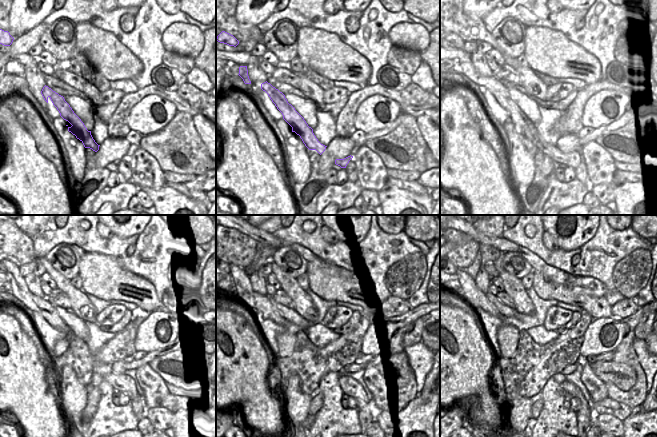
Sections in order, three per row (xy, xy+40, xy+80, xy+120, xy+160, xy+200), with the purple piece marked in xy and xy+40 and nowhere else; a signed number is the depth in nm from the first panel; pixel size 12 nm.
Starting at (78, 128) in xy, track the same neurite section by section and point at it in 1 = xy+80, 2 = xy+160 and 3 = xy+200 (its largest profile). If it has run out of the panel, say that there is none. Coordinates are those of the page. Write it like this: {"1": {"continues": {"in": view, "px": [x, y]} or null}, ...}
{"1": {"continues": {"in": "xy+80", "px": [523, 126]}}, "2": {"continues": {"in": "xy+160", "px": [251, 299]}}, "3": {"continues": {"in": "xy+200", "px": [471, 294]}}}

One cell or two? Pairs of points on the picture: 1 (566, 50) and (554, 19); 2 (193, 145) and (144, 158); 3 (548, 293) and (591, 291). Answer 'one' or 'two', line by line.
1: two
2: two
3: one

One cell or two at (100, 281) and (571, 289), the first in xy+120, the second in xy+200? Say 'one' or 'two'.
one

